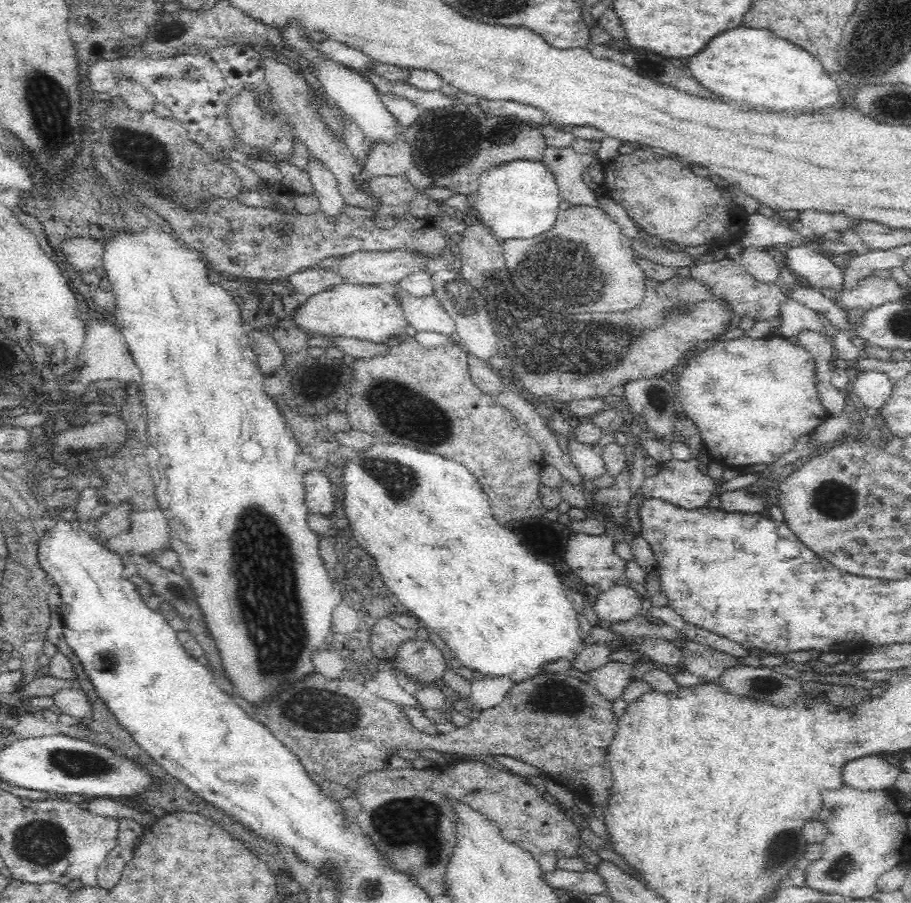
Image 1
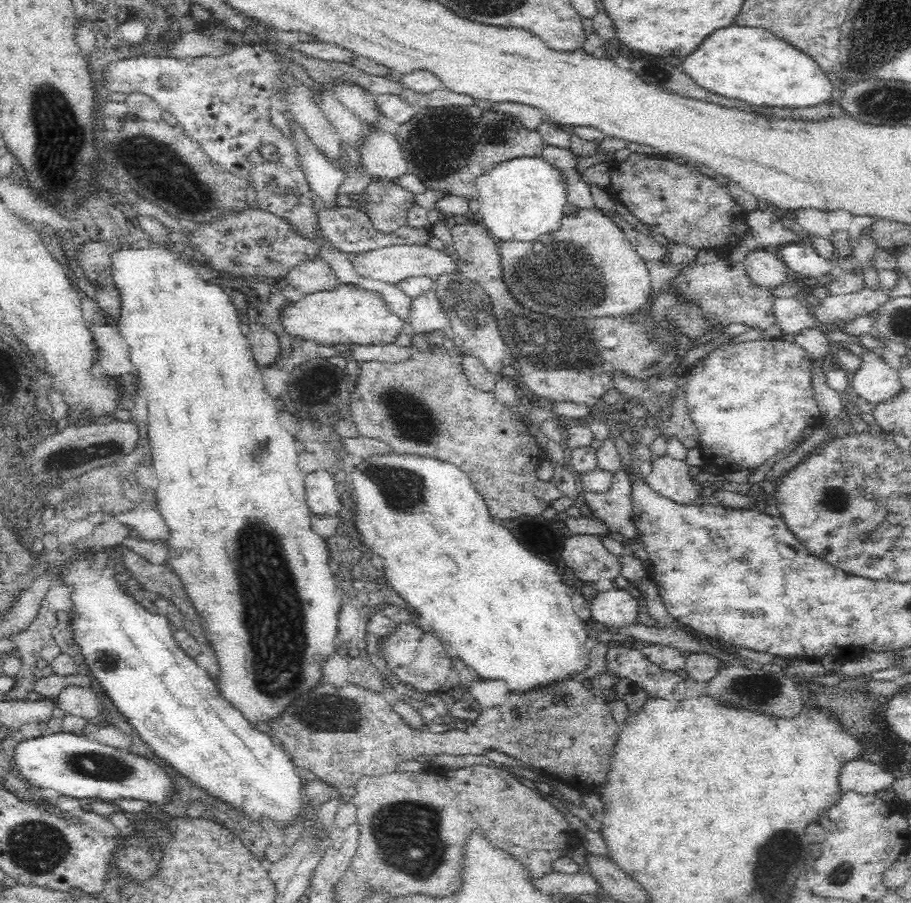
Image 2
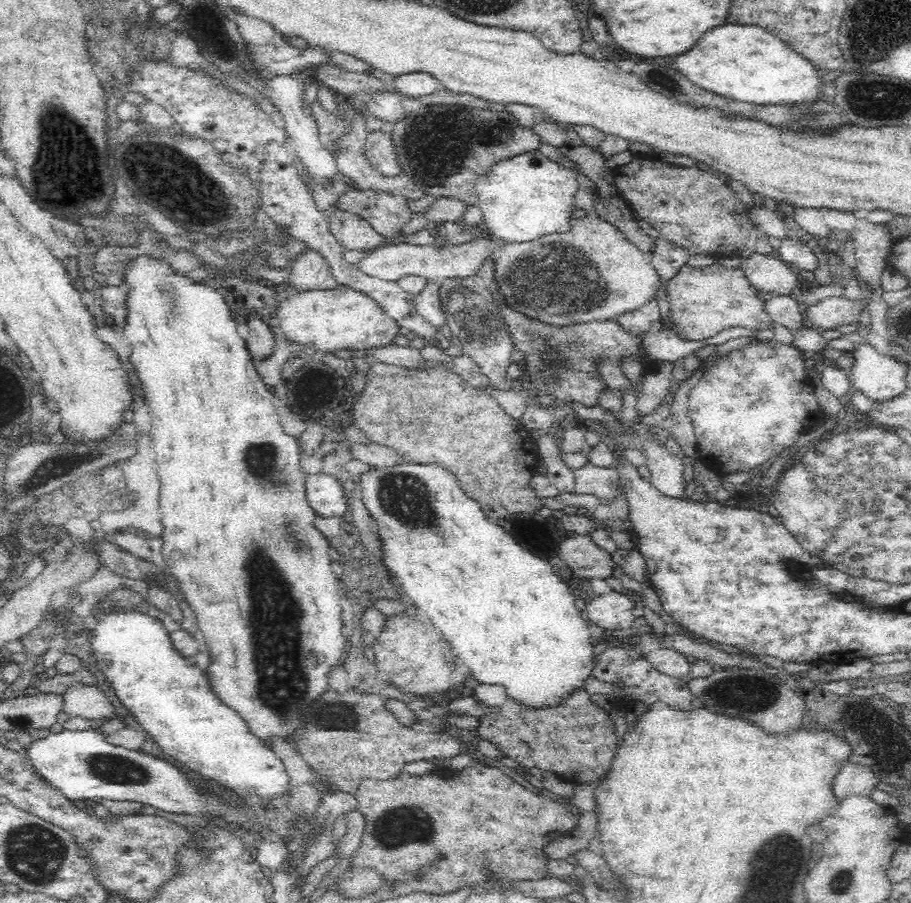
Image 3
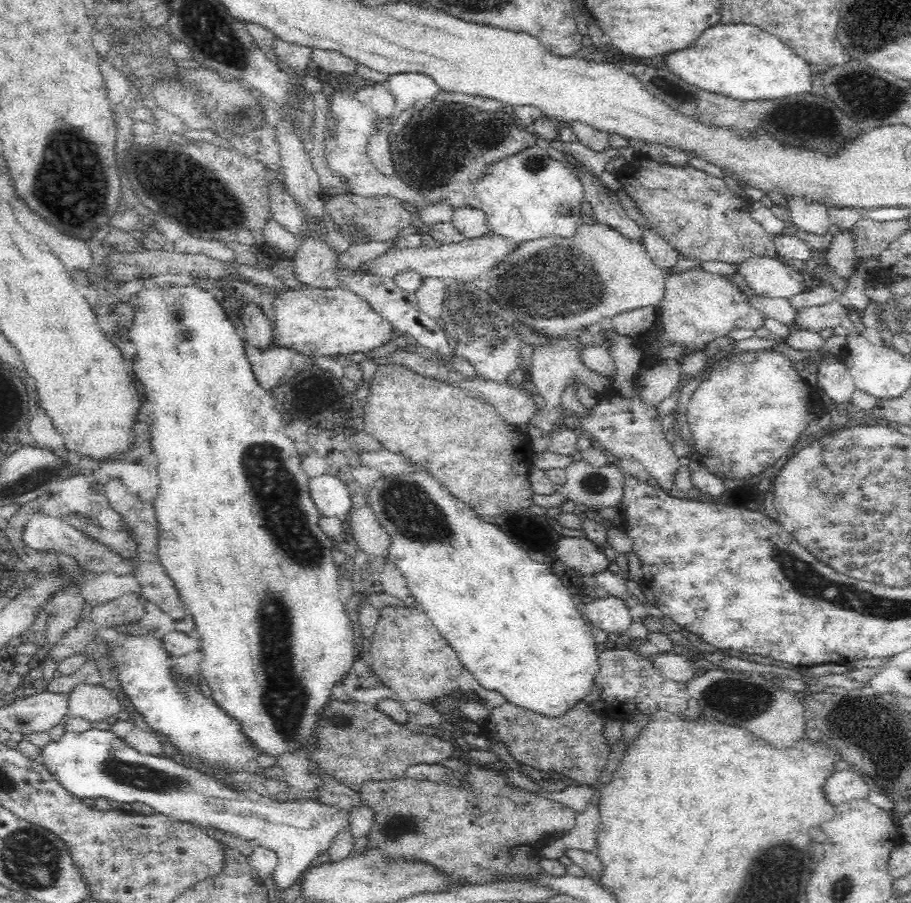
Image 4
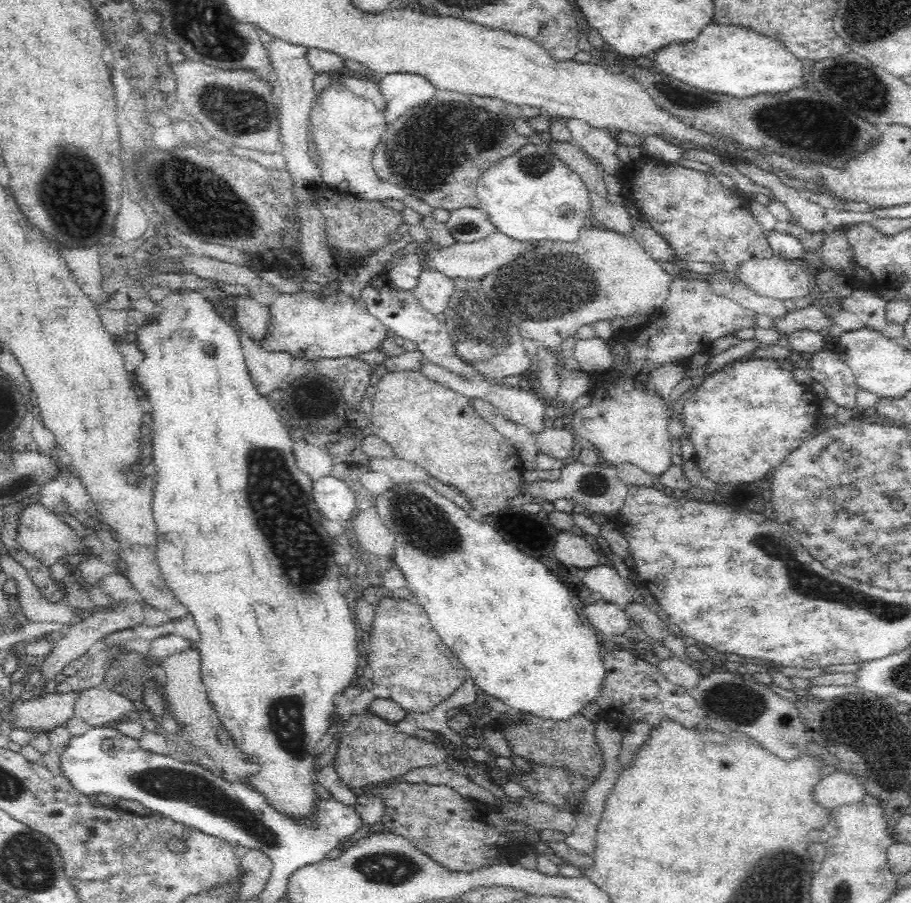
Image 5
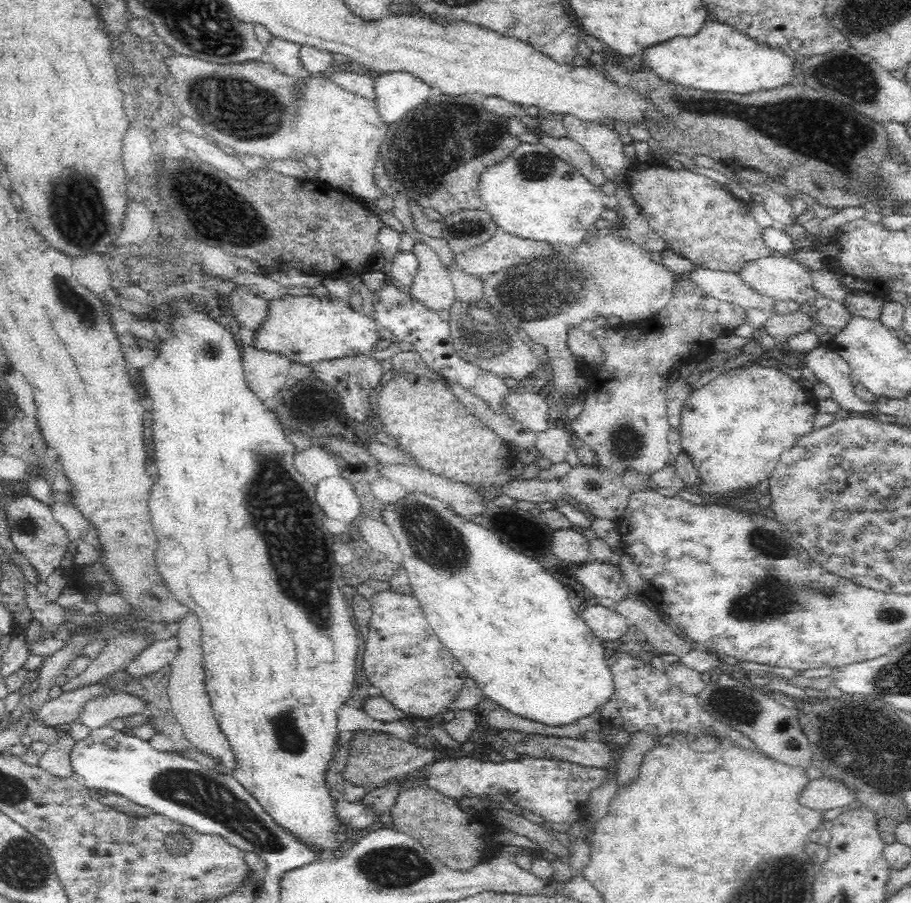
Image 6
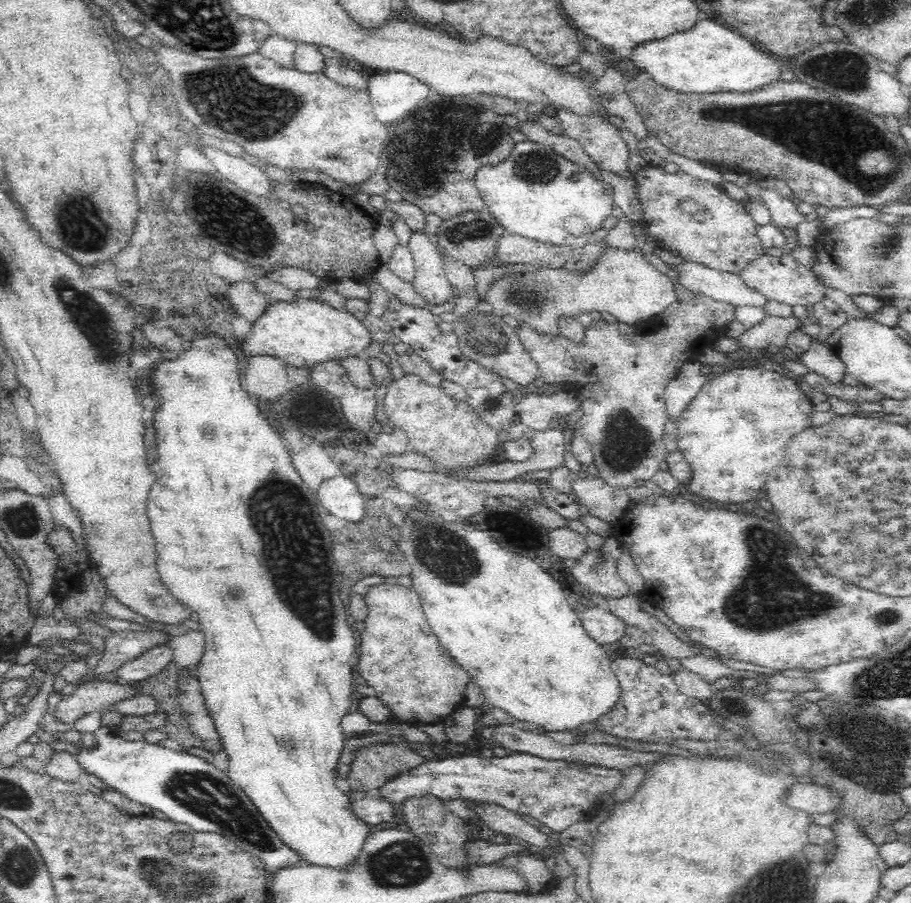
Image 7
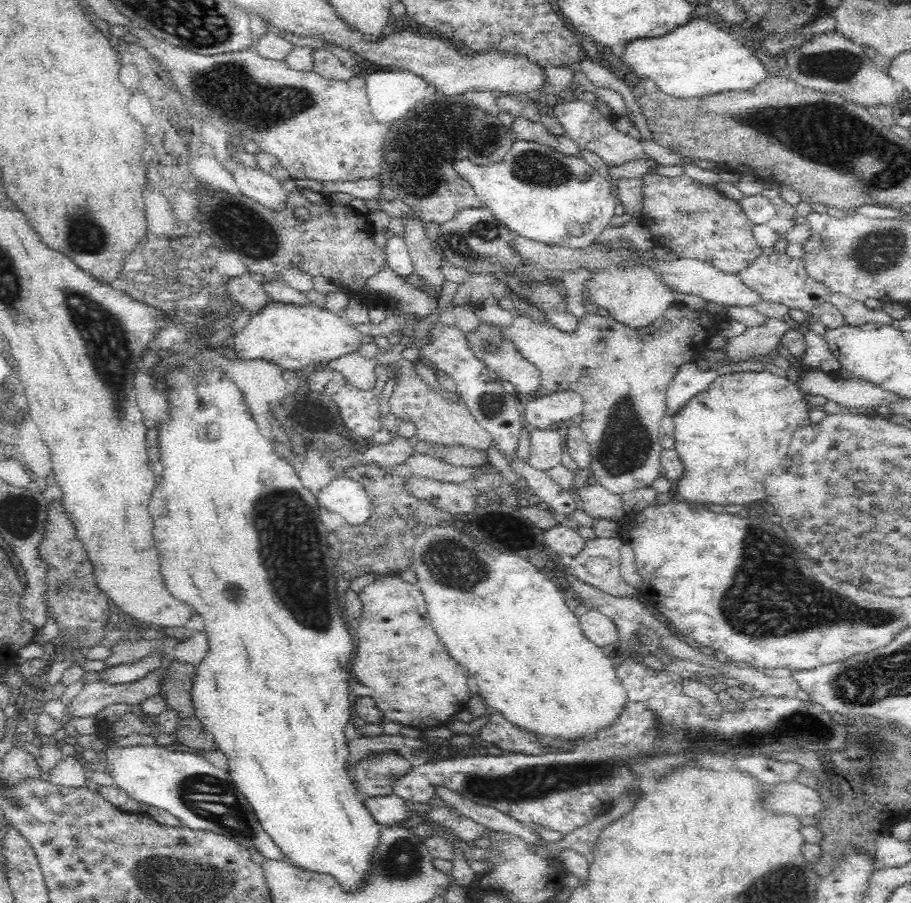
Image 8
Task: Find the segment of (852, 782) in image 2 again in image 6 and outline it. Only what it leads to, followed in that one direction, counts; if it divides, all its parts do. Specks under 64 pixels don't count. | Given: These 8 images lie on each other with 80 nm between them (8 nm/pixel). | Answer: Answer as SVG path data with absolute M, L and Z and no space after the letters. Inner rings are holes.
M823 776L810 781L806 790L800 794L800 801L808 808L832 810L855 802L856 791L840 779Z

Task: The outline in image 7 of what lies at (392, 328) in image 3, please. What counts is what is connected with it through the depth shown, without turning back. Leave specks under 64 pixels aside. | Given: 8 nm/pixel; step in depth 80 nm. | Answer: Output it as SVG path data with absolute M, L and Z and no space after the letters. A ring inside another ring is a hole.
M296 297L269 305L240 344L246 356L274 356L290 366L311 368L328 360L361 355L373 342L368 328L366 321L358 320L346 307L334 308L321 299Z

